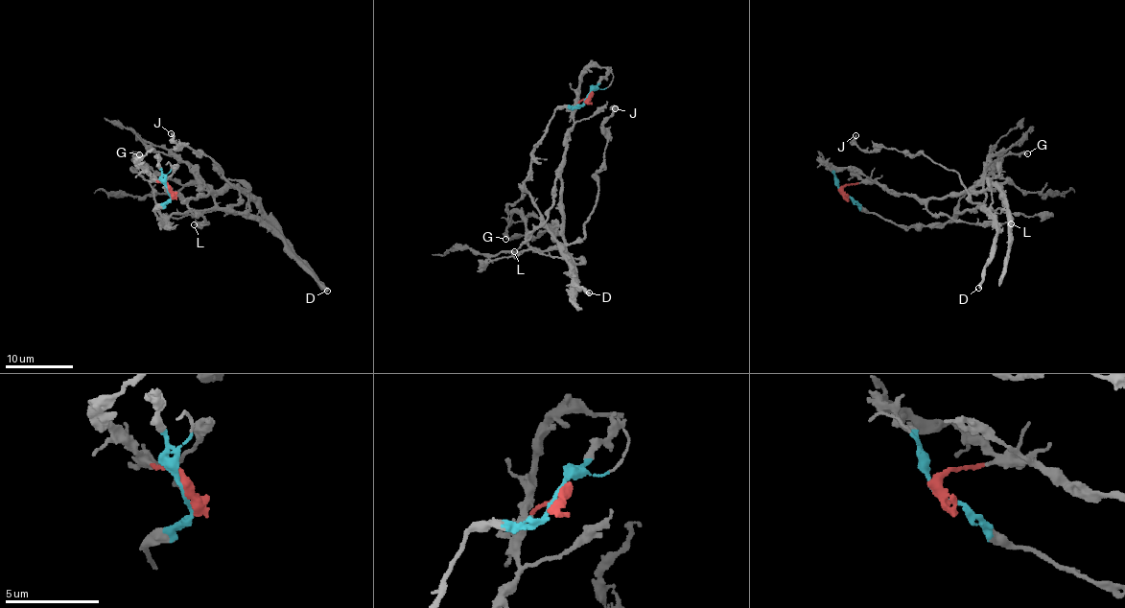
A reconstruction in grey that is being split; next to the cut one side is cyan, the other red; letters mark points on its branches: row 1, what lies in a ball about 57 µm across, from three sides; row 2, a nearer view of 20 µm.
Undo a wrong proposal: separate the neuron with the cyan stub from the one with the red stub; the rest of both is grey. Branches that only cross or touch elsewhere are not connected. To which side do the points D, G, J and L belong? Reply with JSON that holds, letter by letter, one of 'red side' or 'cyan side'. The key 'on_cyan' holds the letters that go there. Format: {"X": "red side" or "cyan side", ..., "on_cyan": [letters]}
{"D": "cyan side", "G": "red side", "J": "cyan side", "L": "red side", "on_cyan": ["D", "J"]}

